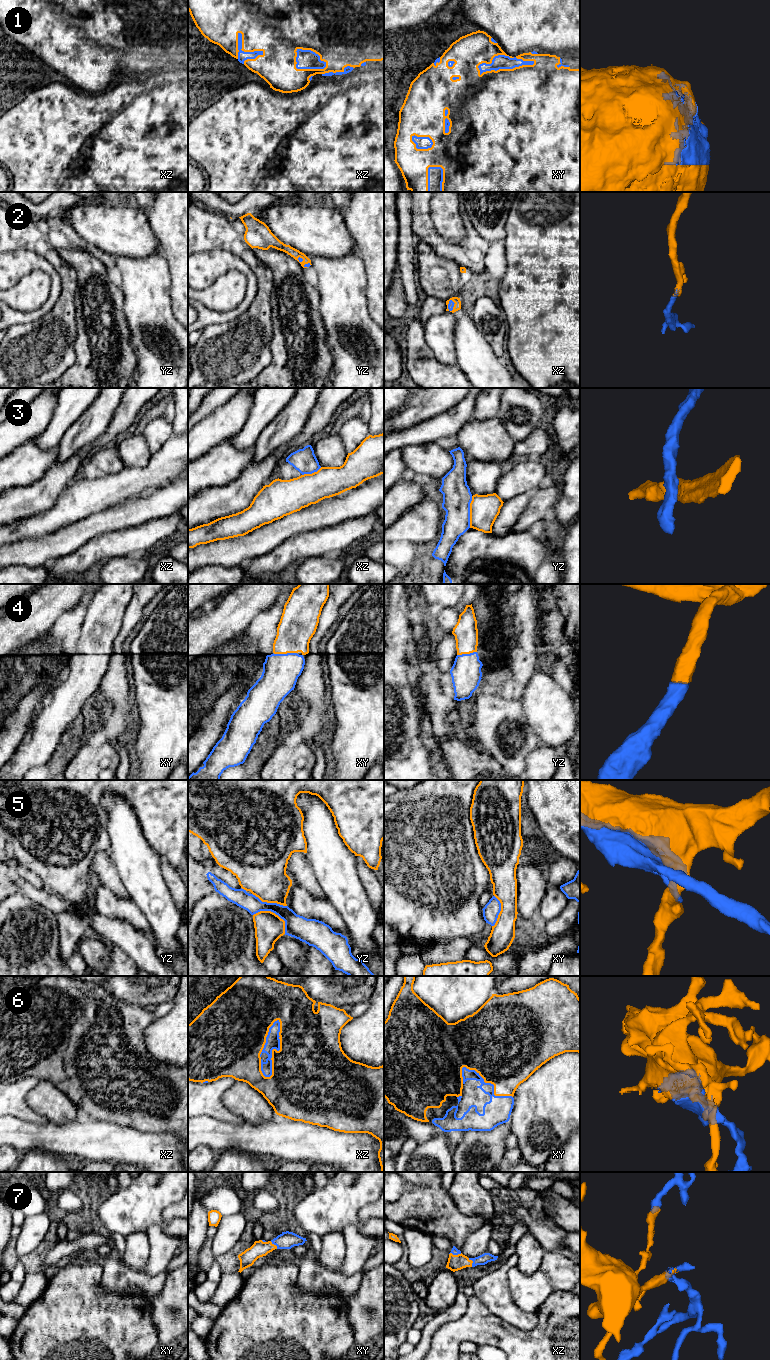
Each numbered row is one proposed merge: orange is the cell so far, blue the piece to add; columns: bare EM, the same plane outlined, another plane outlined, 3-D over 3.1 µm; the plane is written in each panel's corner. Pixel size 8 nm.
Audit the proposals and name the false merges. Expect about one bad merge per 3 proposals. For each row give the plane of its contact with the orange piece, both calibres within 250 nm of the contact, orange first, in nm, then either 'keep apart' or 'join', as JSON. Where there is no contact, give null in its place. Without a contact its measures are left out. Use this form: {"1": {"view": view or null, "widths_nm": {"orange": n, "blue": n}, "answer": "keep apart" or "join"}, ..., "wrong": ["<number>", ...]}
{"1": {"view": "xy", "widths_nm": {"orange": 280, "blue": 110}, "answer": "join"}, "2": {"view": "xz", "widths_nm": {"orange": 60, "blue": 50}, "answer": "join"}, "3": {"view": "yz", "widths_nm": {"orange": 240, "blue": 220}, "answer": "keep apart"}, "4": {"view": "xy", "widths_nm": {"orange": 300, "blue": 280}, "answer": "join"}, "5": {"view": "yz", "widths_nm": {"orange": 240, "blue": 190}, "answer": "keep apart"}, "6": {"view": "xz", "widths_nm": {"orange": 440, "blue": 110}, "answer": "join"}, "7": {"view": "xz", "widths_nm": {"orange": 130, "blue": 60}, "answer": "join"}, "wrong": ["3", "5"]}

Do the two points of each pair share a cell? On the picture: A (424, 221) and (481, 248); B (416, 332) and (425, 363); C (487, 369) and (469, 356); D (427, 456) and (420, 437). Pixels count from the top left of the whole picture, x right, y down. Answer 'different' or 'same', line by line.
A: same
B: same
C: same
D: different

